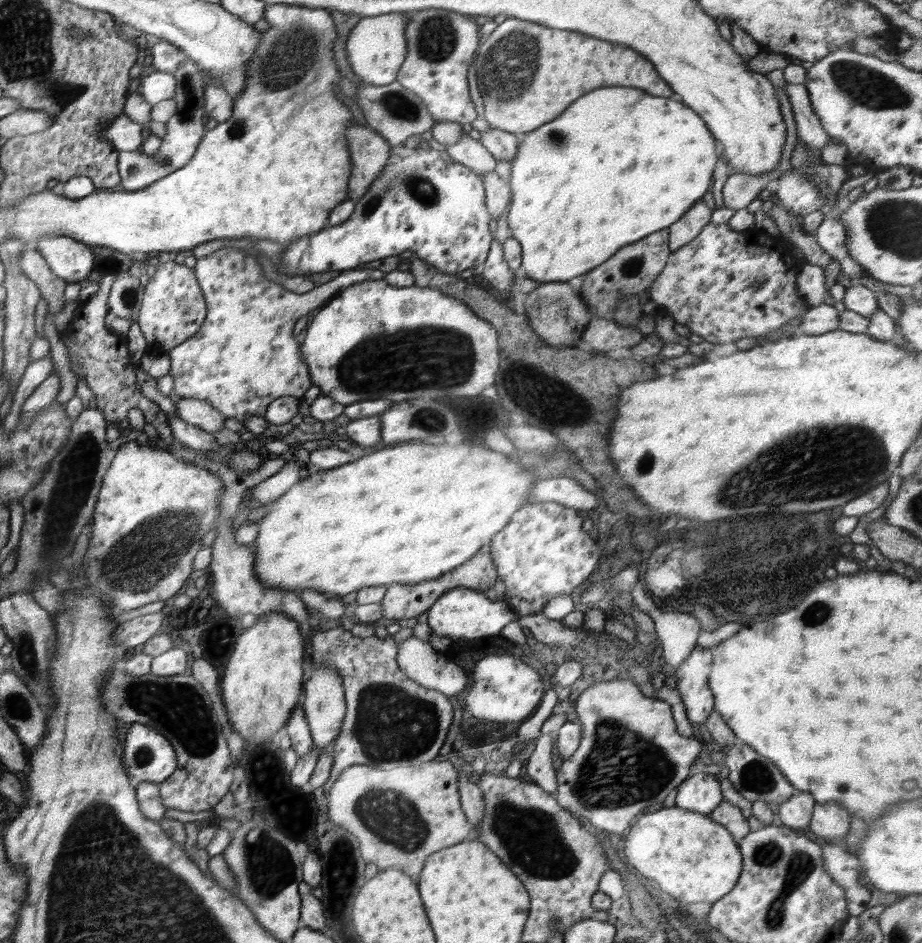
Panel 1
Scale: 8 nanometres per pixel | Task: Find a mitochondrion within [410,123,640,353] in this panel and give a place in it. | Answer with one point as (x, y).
(555, 137)

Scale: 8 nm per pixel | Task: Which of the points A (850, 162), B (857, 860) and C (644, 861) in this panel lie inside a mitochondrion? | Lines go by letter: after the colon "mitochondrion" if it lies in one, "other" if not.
A: other
B: other
C: other

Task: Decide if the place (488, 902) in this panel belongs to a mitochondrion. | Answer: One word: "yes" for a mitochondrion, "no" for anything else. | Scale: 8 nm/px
no

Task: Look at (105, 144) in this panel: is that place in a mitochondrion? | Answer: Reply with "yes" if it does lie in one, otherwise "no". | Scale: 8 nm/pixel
no

